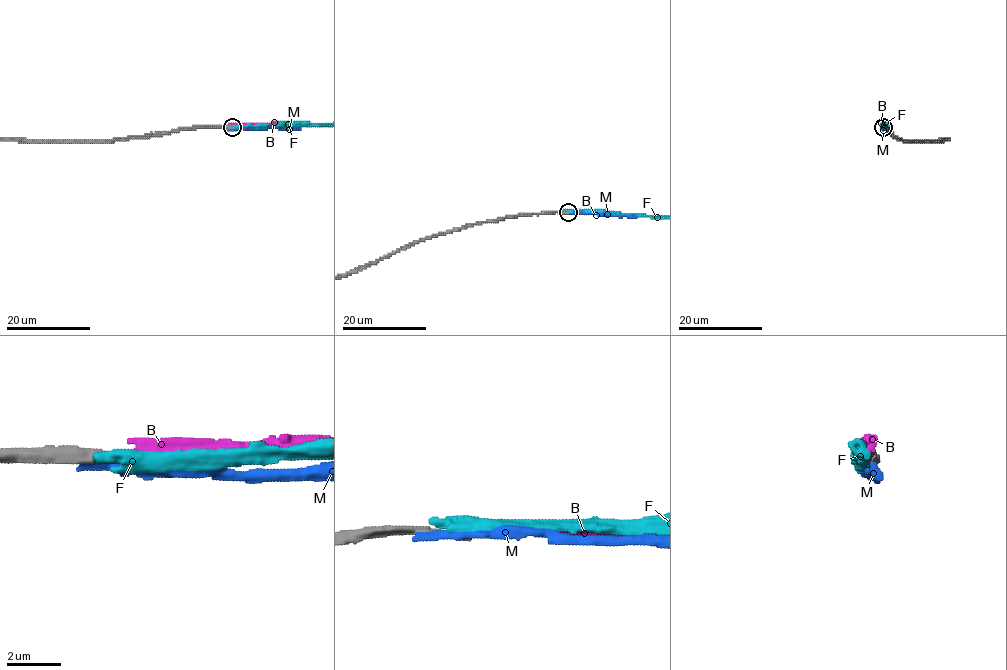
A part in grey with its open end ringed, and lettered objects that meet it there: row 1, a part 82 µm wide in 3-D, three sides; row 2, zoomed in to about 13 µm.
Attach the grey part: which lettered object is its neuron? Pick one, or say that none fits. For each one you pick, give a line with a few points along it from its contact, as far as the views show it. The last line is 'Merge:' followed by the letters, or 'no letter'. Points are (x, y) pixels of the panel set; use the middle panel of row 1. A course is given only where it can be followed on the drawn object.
Merge: no letter

